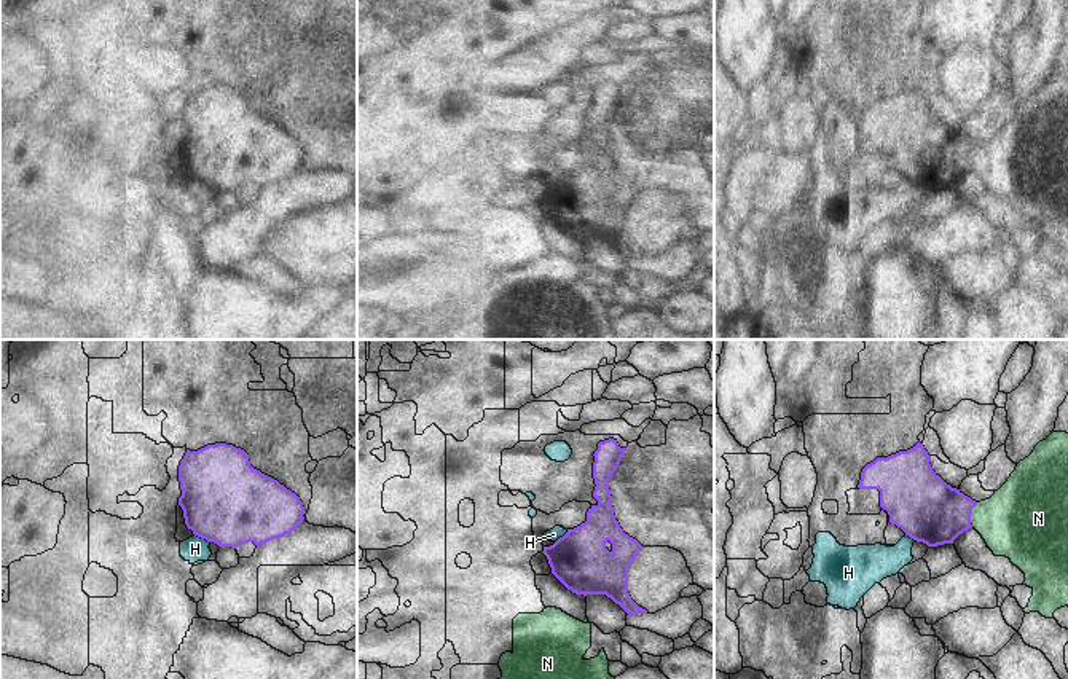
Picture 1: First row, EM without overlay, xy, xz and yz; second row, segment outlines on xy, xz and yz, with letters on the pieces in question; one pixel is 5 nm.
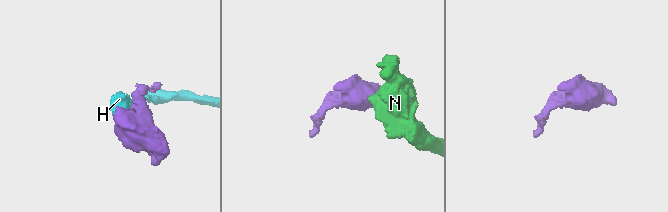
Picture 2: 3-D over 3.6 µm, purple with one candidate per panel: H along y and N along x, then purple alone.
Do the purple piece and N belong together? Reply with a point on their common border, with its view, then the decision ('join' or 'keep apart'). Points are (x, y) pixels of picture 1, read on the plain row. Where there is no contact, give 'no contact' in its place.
meets purple in yz at (969, 158); join

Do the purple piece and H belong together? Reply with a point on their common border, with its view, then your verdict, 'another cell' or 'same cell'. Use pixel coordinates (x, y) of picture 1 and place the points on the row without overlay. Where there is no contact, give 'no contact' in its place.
xy (203, 180) | another cell

